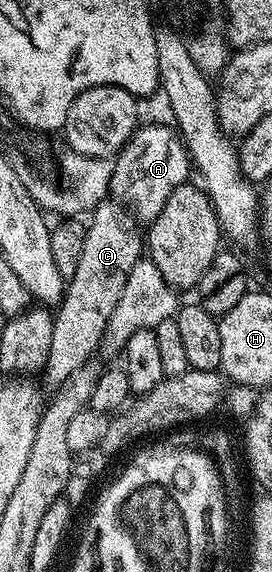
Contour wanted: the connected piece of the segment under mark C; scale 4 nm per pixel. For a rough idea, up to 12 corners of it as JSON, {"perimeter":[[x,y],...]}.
{"perimeter":[[118,201],[90,211],[41,370],[51,391],[101,349],[140,226]]}

